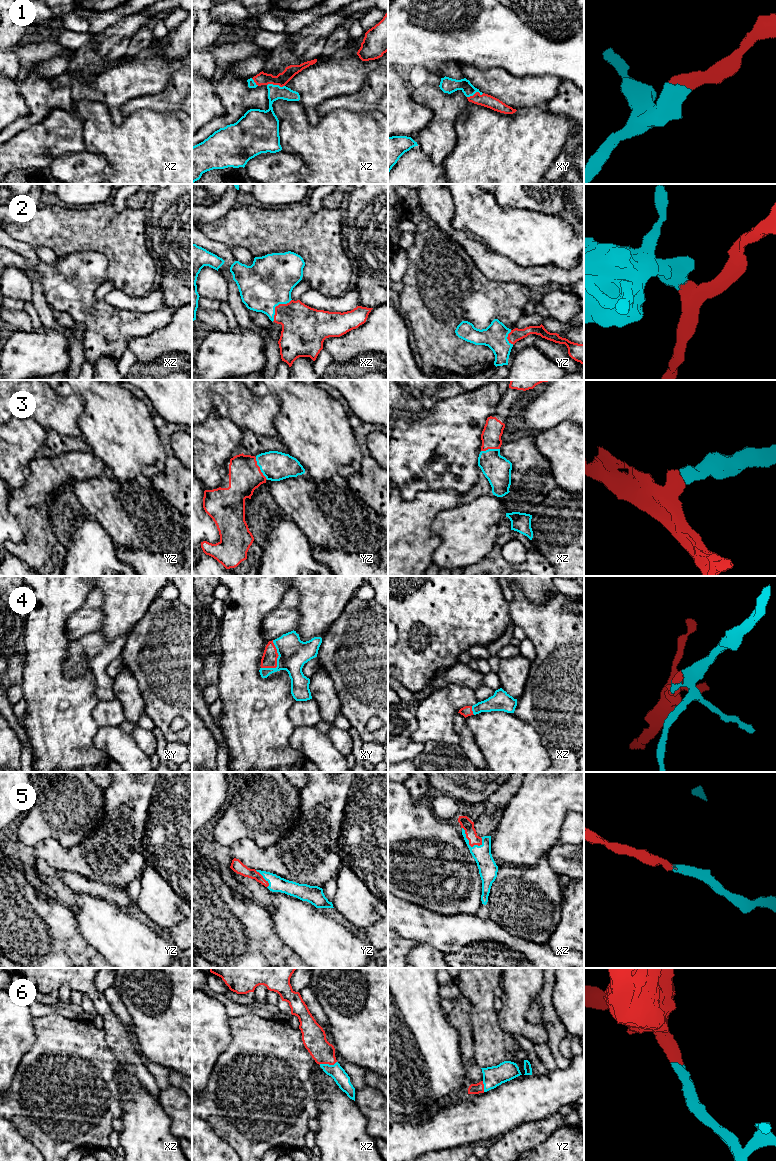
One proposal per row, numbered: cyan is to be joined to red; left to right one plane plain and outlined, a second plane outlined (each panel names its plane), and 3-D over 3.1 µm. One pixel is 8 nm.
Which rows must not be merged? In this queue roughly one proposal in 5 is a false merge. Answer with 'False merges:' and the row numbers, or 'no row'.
False merges: no row

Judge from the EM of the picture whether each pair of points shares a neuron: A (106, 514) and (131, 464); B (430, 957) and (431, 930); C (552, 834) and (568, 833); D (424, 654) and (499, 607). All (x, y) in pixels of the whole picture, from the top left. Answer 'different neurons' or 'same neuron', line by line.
A: different neurons
B: different neurons
C: different neurons
D: same neuron

